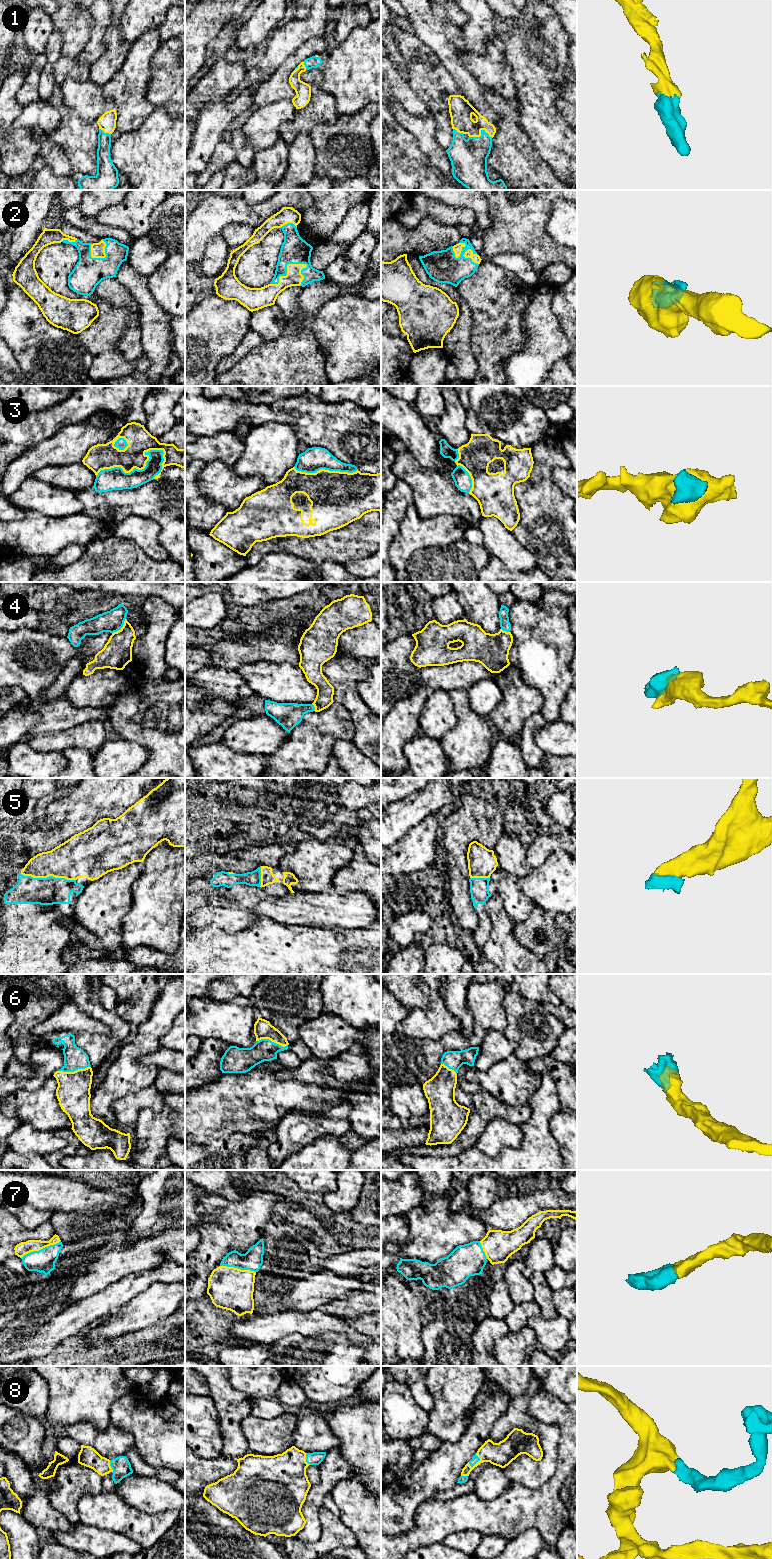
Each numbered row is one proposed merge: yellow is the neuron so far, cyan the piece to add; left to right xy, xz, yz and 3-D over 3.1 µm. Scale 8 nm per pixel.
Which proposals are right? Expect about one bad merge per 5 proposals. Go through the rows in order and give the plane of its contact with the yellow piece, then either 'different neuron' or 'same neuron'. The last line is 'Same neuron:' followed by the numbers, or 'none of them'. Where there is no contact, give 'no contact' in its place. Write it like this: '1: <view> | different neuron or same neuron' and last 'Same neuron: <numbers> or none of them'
1: yz | same neuron
2: xz | same neuron
3: xy | same neuron
4: xy | same neuron
5: xy | same neuron
6: xy | same neuron
7: xy | same neuron
8: yz | same neuron
Same neuron: 1, 2, 3, 4, 5, 6, 7, 8

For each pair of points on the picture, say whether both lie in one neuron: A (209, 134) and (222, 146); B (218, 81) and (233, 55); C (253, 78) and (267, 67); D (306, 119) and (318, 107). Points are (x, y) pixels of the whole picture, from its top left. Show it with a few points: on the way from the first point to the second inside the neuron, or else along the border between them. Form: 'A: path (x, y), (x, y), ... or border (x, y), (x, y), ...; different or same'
A: border (221, 138), (208, 163); different
B: border (224, 58), (228, 62), (243, 62); different
C: path (256, 75), (264, 69); same
D: path (309, 116), (315, 110); same

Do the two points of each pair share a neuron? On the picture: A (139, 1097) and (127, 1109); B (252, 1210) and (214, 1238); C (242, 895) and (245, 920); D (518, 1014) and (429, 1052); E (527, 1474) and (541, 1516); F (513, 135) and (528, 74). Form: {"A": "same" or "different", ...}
{"A": "same", "B": "same", "C": "different", "D": "different", "E": "different", "F": "different"}

